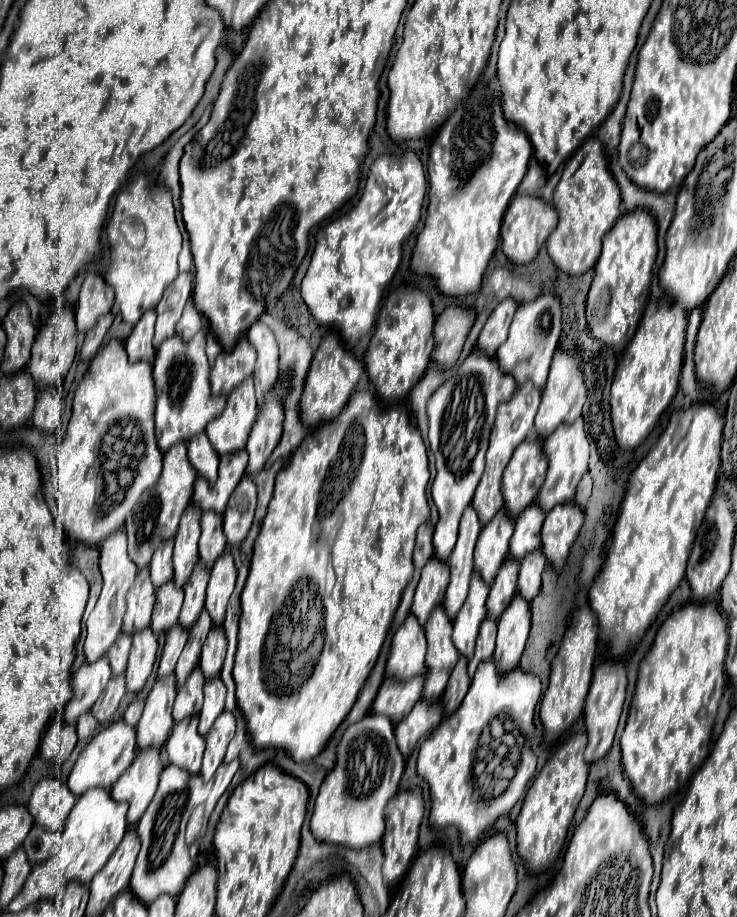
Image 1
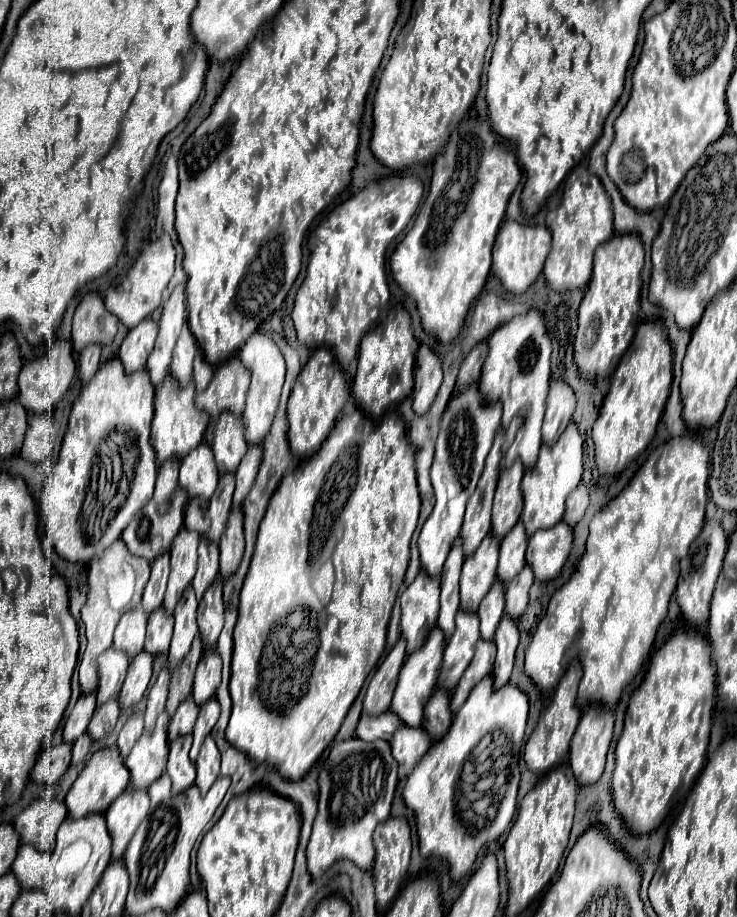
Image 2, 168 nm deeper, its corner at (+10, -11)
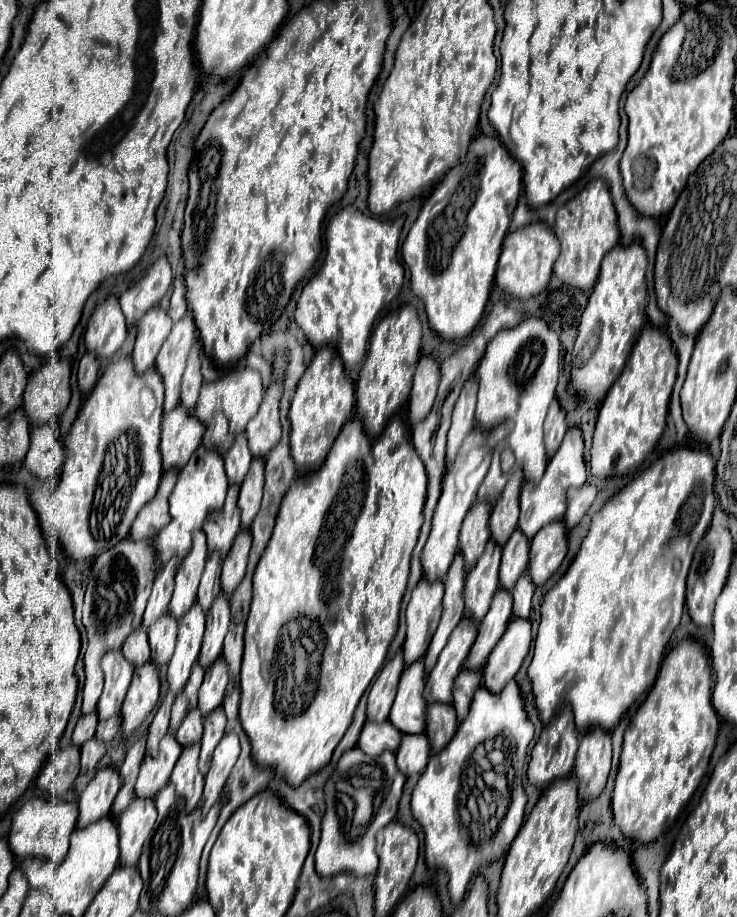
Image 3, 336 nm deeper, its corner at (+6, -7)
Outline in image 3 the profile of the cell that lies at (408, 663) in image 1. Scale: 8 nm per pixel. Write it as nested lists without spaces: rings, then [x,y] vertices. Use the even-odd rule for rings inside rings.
[[[398,651],[394,655],[394,659],[388,661],[386,667],[380,671],[378,679],[374,681],[374,685],[368,693],[368,709],[366,709],[368,721],[380,723],[380,721],[388,719],[402,671],[404,671],[404,659],[402,659],[402,651]]]

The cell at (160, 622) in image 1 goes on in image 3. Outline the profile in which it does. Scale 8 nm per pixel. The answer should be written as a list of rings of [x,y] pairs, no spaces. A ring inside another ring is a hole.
[[[170,613],[162,615],[162,619],[158,619],[158,623],[154,623],[148,629],[154,665],[164,665],[170,661],[176,645],[176,631],[178,631],[176,619]]]

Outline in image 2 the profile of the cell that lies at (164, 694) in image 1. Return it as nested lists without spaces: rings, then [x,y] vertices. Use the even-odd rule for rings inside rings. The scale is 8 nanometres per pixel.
[[[162,713],[158,717],[154,733],[144,733],[130,757],[126,759],[126,767],[130,771],[130,787],[148,789],[166,769],[168,759],[168,715]]]

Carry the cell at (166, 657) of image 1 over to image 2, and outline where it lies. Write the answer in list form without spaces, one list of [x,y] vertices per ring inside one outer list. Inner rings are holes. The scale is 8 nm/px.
[[[168,667],[162,669],[162,673],[158,675],[156,683],[150,689],[148,695],[148,707],[144,713],[144,729],[146,731],[154,731],[154,723],[158,719],[158,715],[164,711],[166,707],[166,699],[168,699],[168,681],[170,681],[170,671]]]

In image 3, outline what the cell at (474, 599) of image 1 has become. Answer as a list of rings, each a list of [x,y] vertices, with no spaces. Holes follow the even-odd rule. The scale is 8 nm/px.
[[[462,619],[454,635],[450,635],[448,645],[444,647],[438,663],[428,675],[424,697],[428,703],[452,703],[452,687],[458,671],[462,669],[474,641],[478,635],[478,625],[474,619]]]

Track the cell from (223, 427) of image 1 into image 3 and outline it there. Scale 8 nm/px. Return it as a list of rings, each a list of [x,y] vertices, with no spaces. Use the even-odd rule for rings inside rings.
[[[240,433],[240,435],[234,437],[232,447],[224,455],[224,465],[226,465],[228,481],[240,485],[244,475],[248,473],[250,461],[252,461],[252,453],[250,453],[250,447],[248,447],[248,439],[246,439],[244,433]]]

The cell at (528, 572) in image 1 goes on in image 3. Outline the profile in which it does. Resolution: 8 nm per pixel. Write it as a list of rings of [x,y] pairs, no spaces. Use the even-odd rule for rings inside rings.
[[[526,571],[526,573],[520,575],[520,579],[516,581],[516,585],[512,589],[512,597],[514,597],[514,617],[528,619],[532,595],[534,595],[534,583],[532,583],[528,571]]]

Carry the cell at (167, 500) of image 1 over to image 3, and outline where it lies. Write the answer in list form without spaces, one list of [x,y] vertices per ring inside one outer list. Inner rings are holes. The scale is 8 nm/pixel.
[[[168,469],[164,475],[162,475],[162,481],[160,481],[160,487],[158,487],[158,493],[154,497],[154,501],[150,505],[146,505],[136,521],[132,523],[132,529],[130,529],[130,535],[134,539],[154,539],[162,527],[166,527],[166,523],[170,523],[170,513],[168,513],[168,495],[170,491],[174,489],[174,483],[176,483],[176,475],[178,471],[176,469]]]

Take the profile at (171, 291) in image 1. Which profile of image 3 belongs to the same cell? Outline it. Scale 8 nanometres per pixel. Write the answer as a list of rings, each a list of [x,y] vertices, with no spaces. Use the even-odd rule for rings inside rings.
[[[186,313],[170,331],[168,339],[164,341],[158,357],[156,369],[164,377],[166,397],[164,397],[164,411],[170,411],[180,401],[180,377],[186,365],[186,355],[196,339],[196,325],[190,313]]]

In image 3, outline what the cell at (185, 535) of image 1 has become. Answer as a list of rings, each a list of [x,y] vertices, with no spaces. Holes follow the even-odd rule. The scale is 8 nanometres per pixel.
[[[196,531],[192,535],[192,547],[178,567],[176,589],[174,589],[174,595],[170,601],[170,613],[176,619],[180,619],[190,609],[190,603],[194,603],[194,599],[196,599],[196,589],[198,589],[198,583],[200,583],[200,577],[204,571],[206,557],[208,557],[206,535],[202,531]]]

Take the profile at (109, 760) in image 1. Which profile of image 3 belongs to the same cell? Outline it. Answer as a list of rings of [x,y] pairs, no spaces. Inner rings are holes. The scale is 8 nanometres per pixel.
[[[112,765],[100,769],[80,795],[78,827],[86,827],[112,813],[112,803],[120,789],[122,789],[122,777],[118,769]]]

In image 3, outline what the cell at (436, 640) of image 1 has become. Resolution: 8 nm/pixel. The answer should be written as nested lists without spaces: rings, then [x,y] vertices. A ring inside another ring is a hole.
[[[418,659],[410,667],[404,669],[398,695],[394,699],[390,721],[394,727],[398,727],[402,733],[424,733],[426,727],[426,699],[422,695],[422,687],[426,685],[426,669],[424,661]]]

